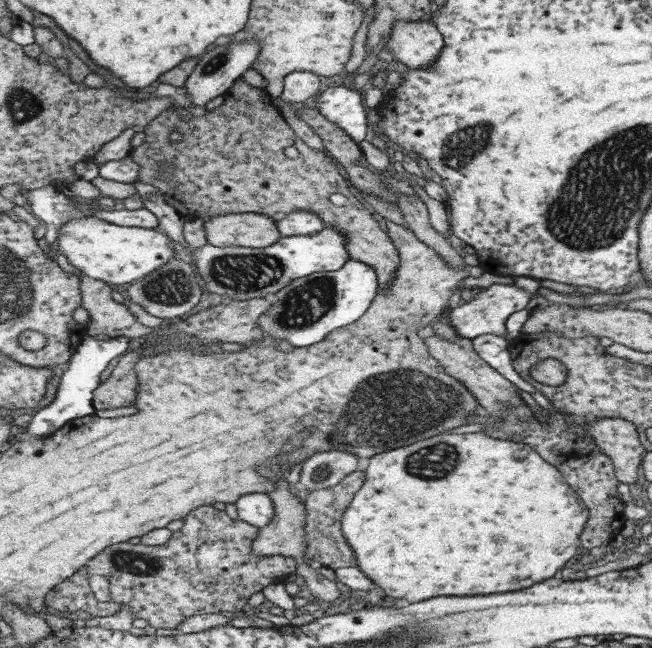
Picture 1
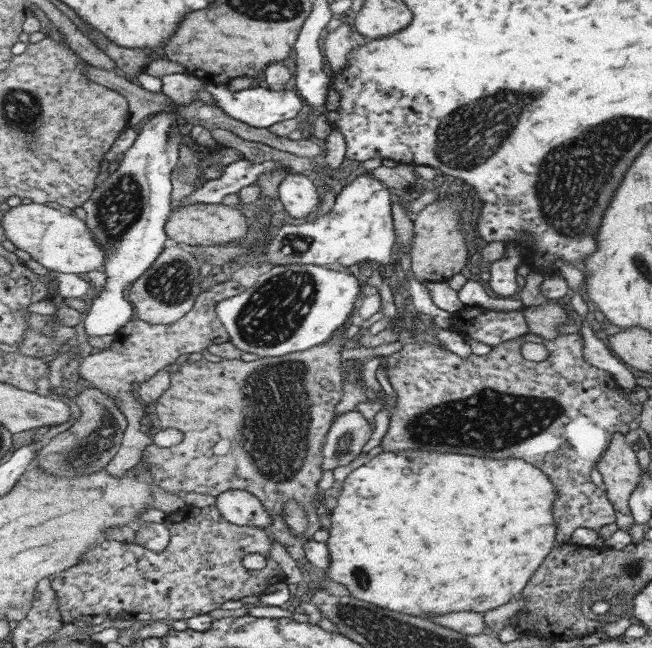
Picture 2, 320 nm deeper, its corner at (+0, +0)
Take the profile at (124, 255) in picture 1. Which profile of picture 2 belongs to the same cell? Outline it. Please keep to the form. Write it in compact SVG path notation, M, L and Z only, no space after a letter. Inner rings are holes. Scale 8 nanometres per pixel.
M32 202L7 209L2 218L2 228L6 238L17 249L28 253L49 271L83 276L87 272L105 270L107 253L93 238L86 221L75 215Z

